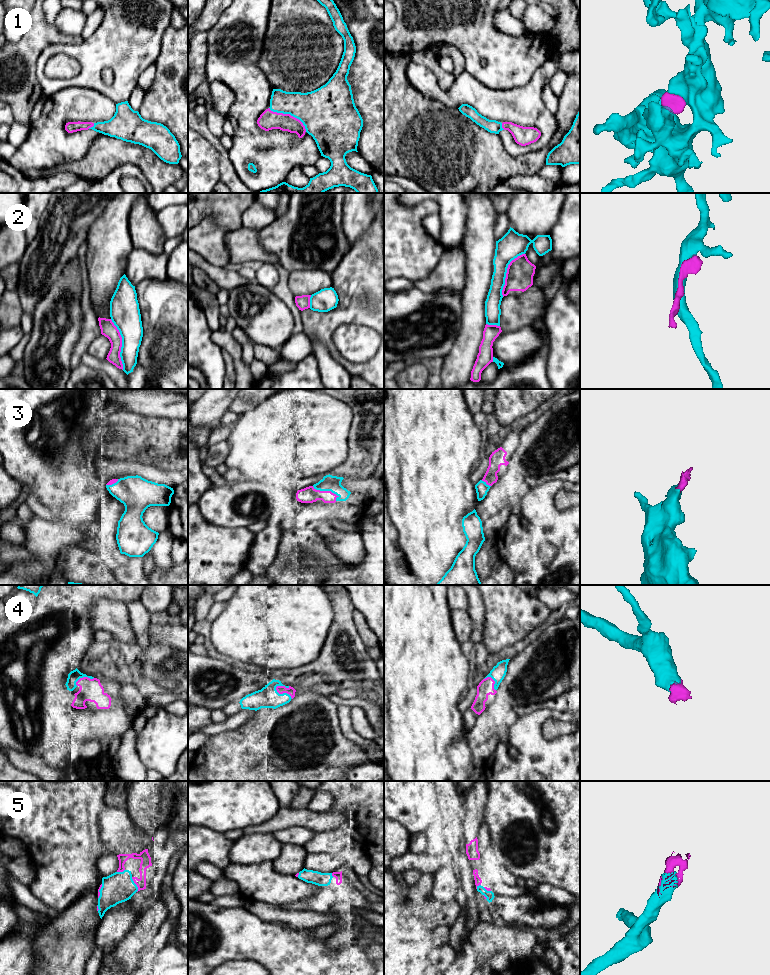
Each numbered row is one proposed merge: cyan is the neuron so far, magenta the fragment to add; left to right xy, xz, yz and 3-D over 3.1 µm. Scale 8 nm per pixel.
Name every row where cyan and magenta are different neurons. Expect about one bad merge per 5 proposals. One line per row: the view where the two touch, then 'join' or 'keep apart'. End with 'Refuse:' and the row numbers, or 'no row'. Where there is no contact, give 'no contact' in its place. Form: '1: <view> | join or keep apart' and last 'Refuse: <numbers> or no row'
1: xz | join
2: xy | keep apart
3: xz | join
4: xz | join
5: xy | join
Refuse: 2

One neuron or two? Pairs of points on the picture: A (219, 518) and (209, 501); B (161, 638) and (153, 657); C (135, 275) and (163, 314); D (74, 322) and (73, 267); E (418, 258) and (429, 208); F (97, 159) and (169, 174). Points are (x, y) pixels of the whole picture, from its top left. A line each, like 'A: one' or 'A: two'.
A: one
B: two
C: two
D: one
E: one
F: one

